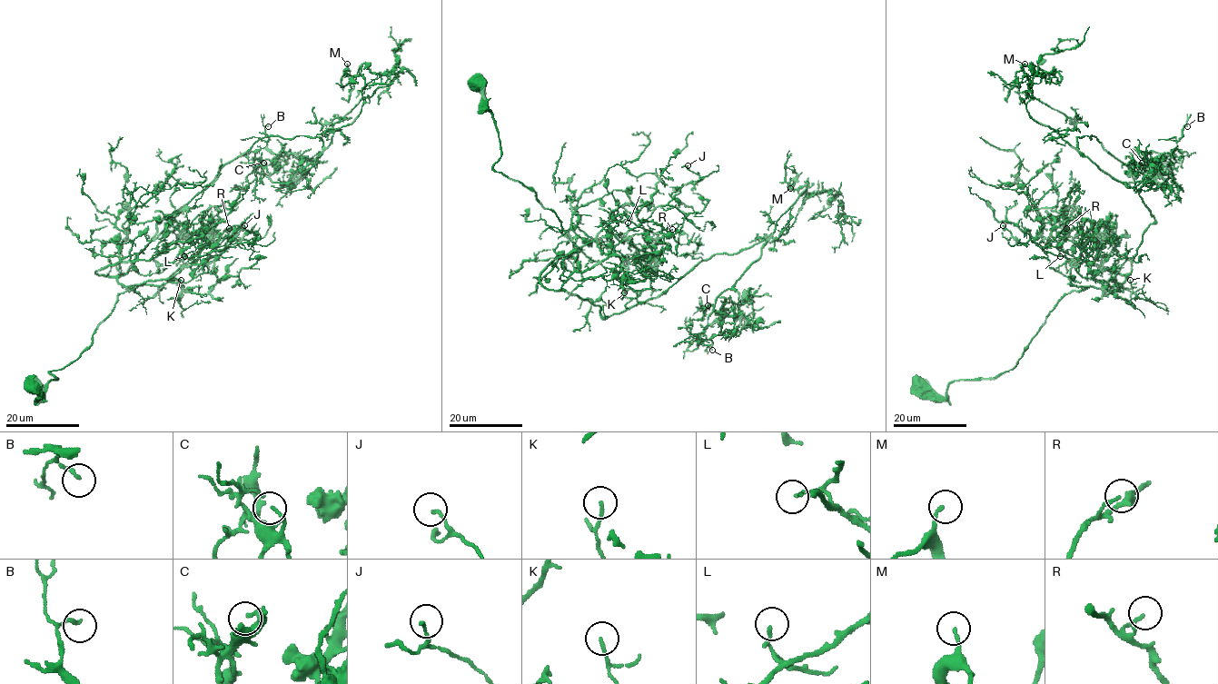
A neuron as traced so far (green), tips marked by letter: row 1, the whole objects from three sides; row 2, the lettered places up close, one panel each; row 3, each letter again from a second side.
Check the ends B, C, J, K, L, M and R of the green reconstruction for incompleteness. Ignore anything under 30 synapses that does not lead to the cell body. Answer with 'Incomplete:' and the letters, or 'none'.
Incomplete: M

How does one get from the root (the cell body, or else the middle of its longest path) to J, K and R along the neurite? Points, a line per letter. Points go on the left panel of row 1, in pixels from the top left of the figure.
J: (31, 386), (44, 397), (57, 378), (50, 371), (91, 344), (121, 293), (232, 240), (253, 242), (244, 225)
K: (31, 386), (44, 397), (57, 378), (50, 371), (91, 344), (131, 286), (177, 279), (179, 301), (181, 280)
R: (31, 386), (44, 397), (57, 378), (50, 371), (91, 344), (121, 293), (172, 278), (229, 228)

